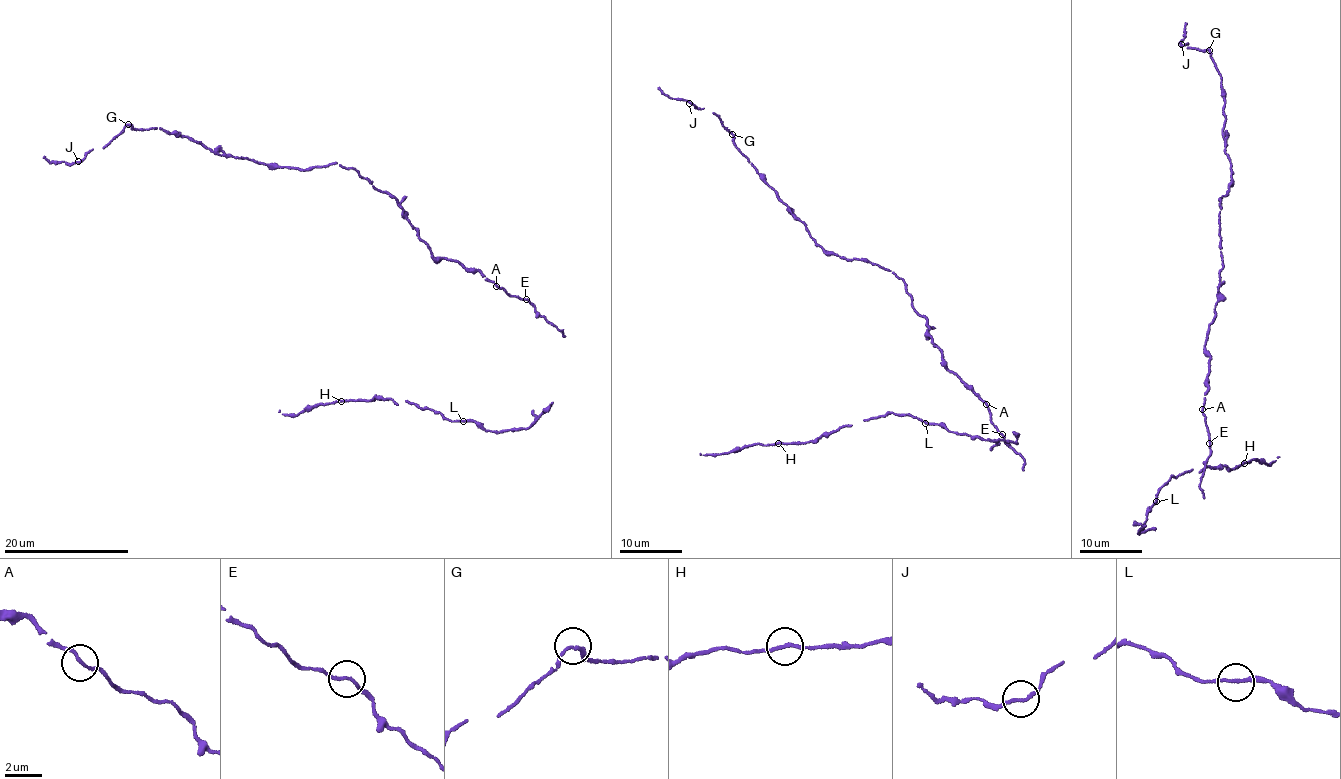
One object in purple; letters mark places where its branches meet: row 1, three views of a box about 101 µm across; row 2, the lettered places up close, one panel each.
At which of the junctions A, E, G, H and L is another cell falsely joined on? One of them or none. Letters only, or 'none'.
none

